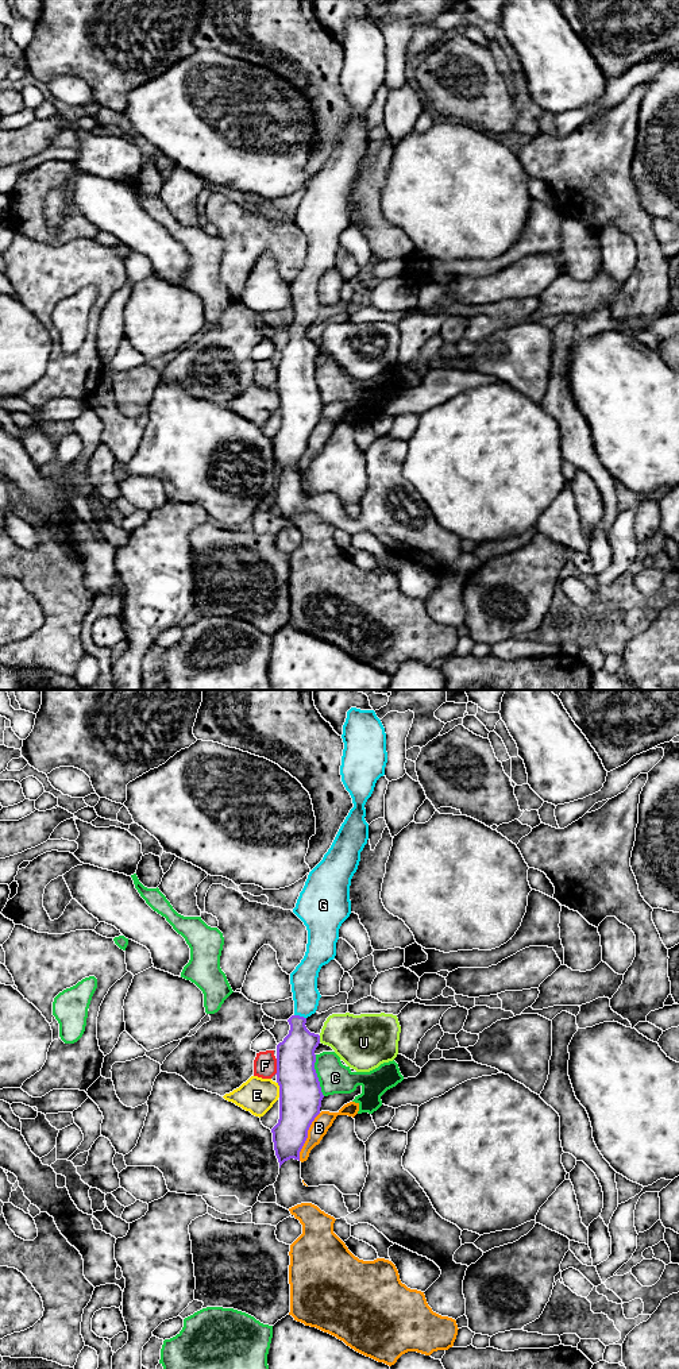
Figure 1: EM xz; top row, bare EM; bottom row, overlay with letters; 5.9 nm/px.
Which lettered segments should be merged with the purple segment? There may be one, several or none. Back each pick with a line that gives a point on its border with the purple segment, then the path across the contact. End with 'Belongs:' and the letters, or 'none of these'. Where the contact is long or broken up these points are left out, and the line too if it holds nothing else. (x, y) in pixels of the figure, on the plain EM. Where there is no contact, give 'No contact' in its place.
G: Touches purple at xz (299, 324). Path across: xz (296, 366), (299, 324), (304, 316), (304, 288)
Belongs: G

